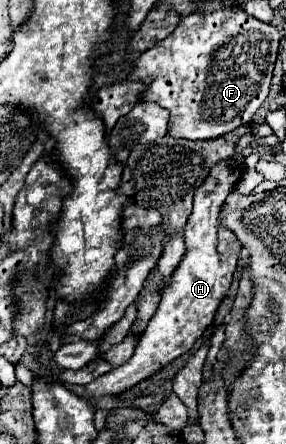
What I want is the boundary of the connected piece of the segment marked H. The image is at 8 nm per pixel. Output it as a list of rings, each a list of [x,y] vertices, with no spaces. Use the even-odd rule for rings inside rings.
[[[225,160],[225,162],[219,162],[217,166],[213,166],[207,180],[201,184],[201,188],[197,188],[197,194],[193,198],[193,212],[185,224],[187,250],[161,294],[157,314],[153,314],[153,318],[149,320],[149,326],[141,334],[135,354],[123,366],[111,370],[109,374],[103,374],[101,378],[95,378],[91,384],[85,386],[85,390],[91,398],[117,396],[117,394],[133,388],[141,380],[147,380],[157,370],[167,366],[171,360],[185,354],[195,344],[195,340],[205,332],[205,328],[213,322],[213,316],[231,286],[233,272],[235,272],[239,252],[241,252],[241,242],[227,228],[222,227],[219,220],[219,210],[221,210],[231,188],[236,186],[239,176],[241,176],[241,168],[237,168],[237,166],[233,168]],[[225,254],[229,258],[237,256],[235,262],[231,264],[231,260],[227,260]]]

